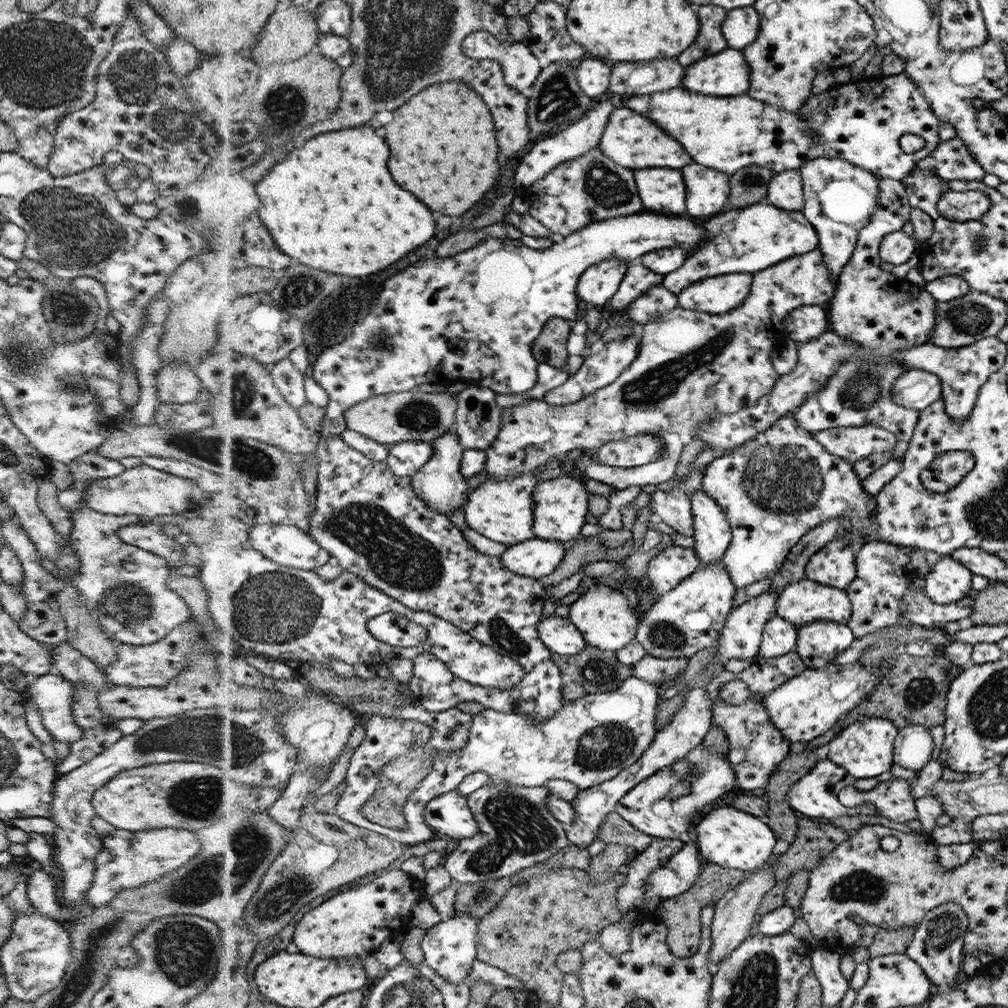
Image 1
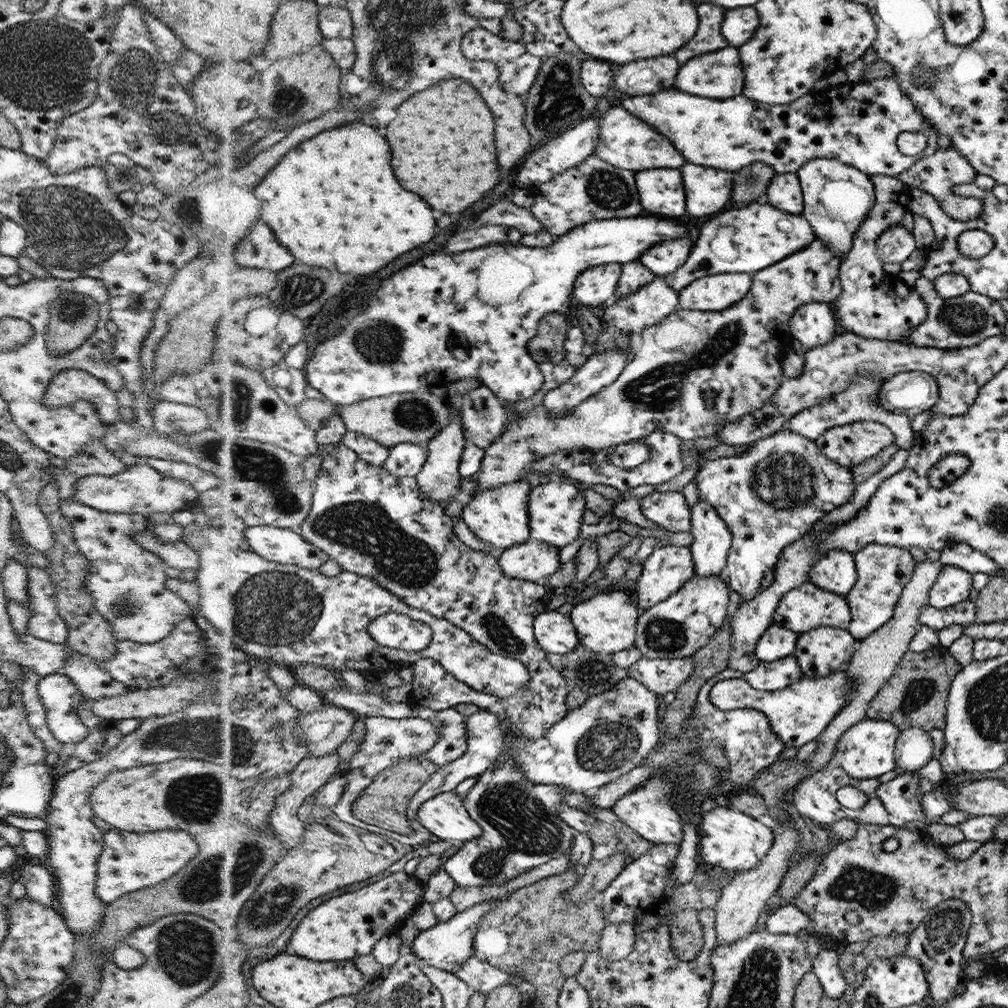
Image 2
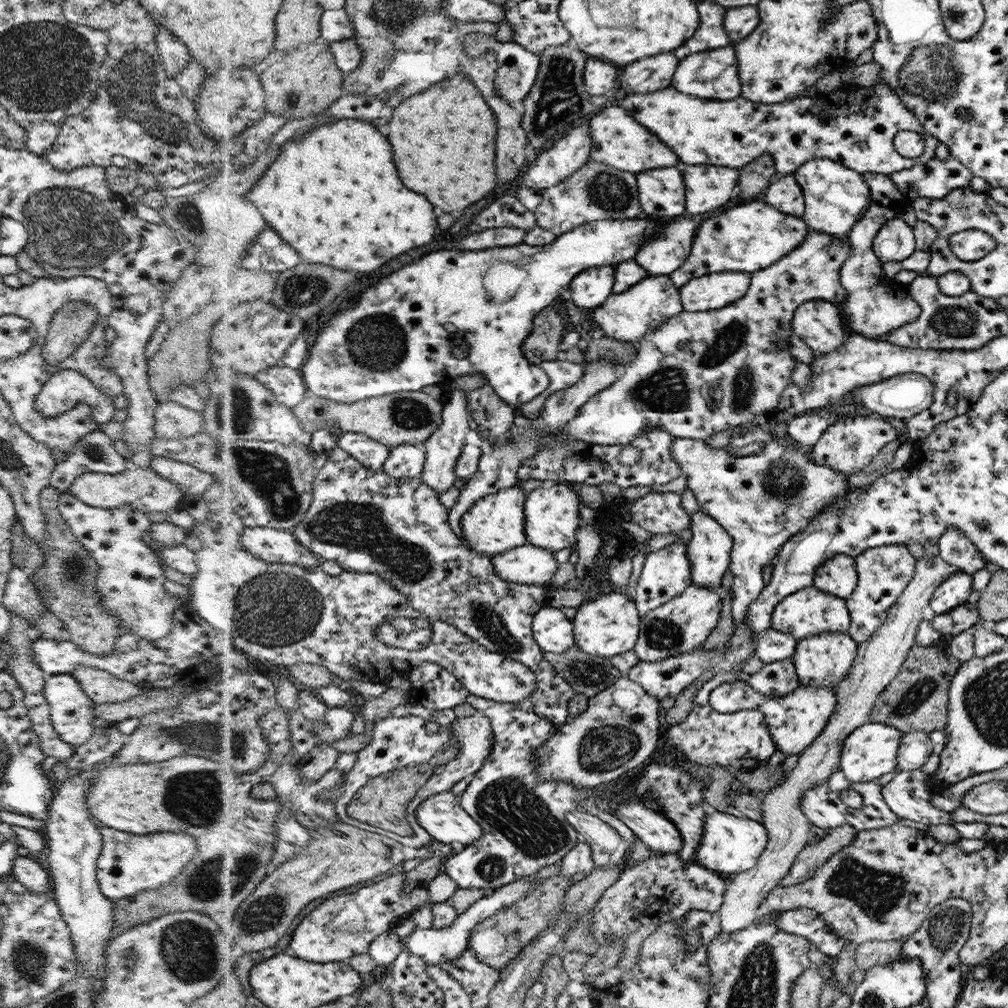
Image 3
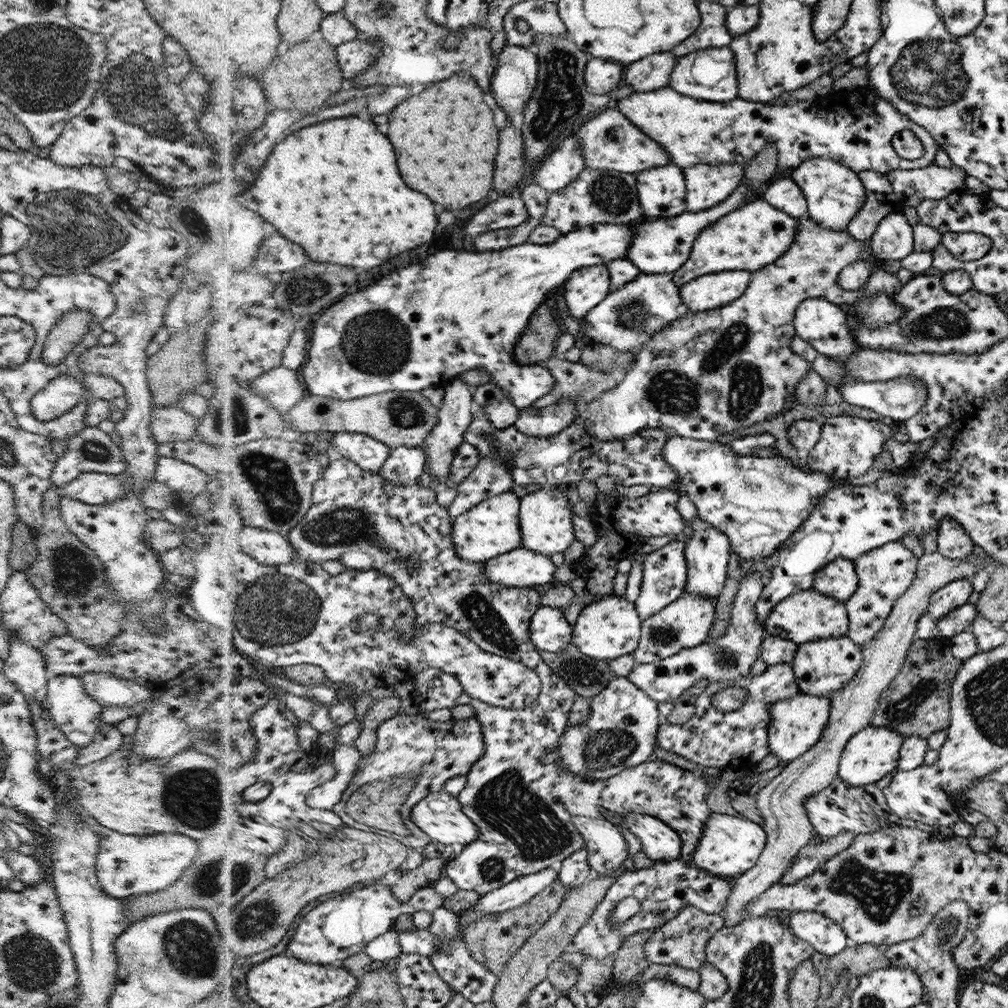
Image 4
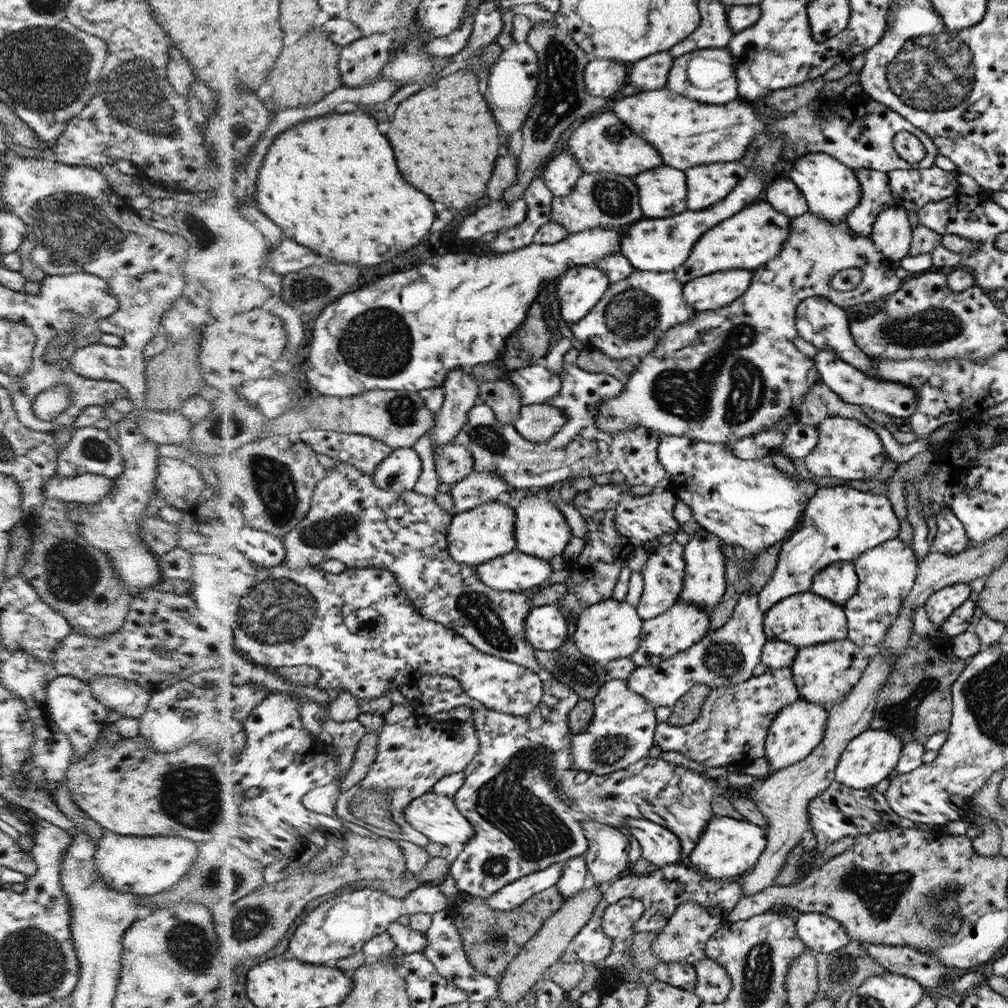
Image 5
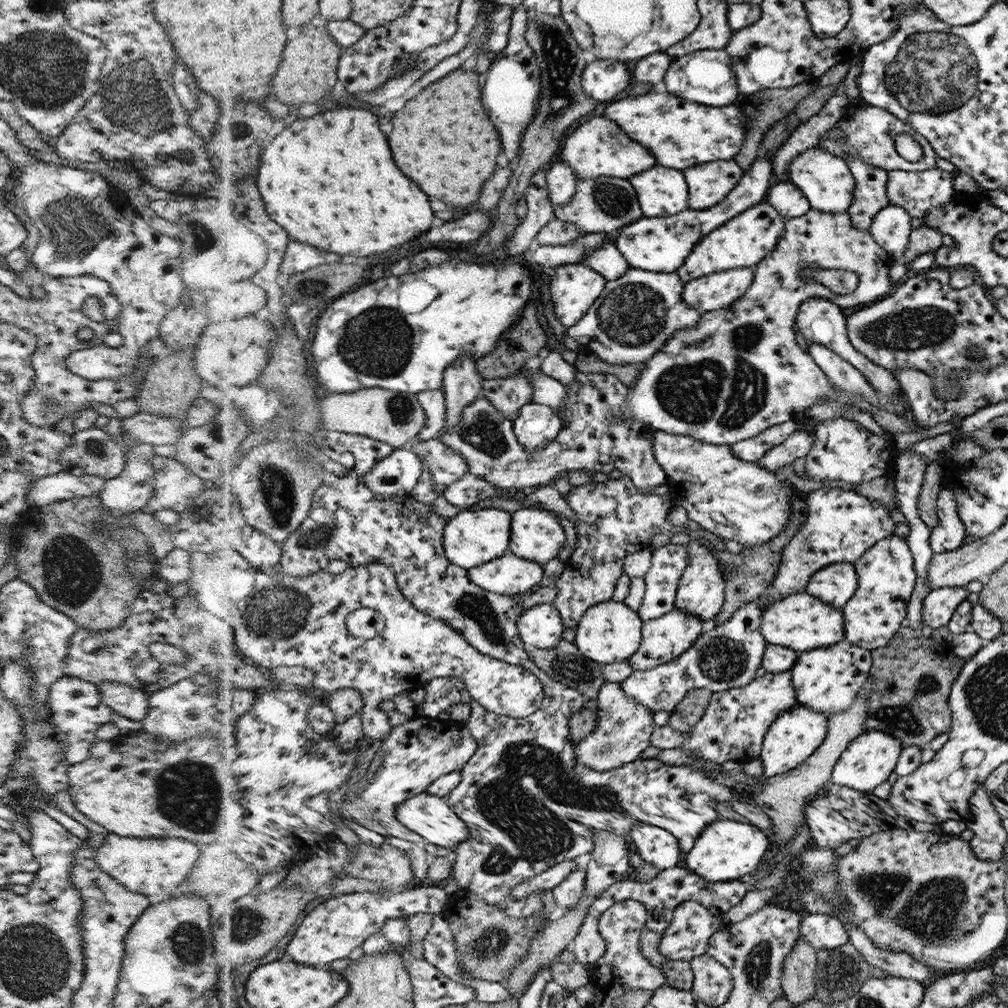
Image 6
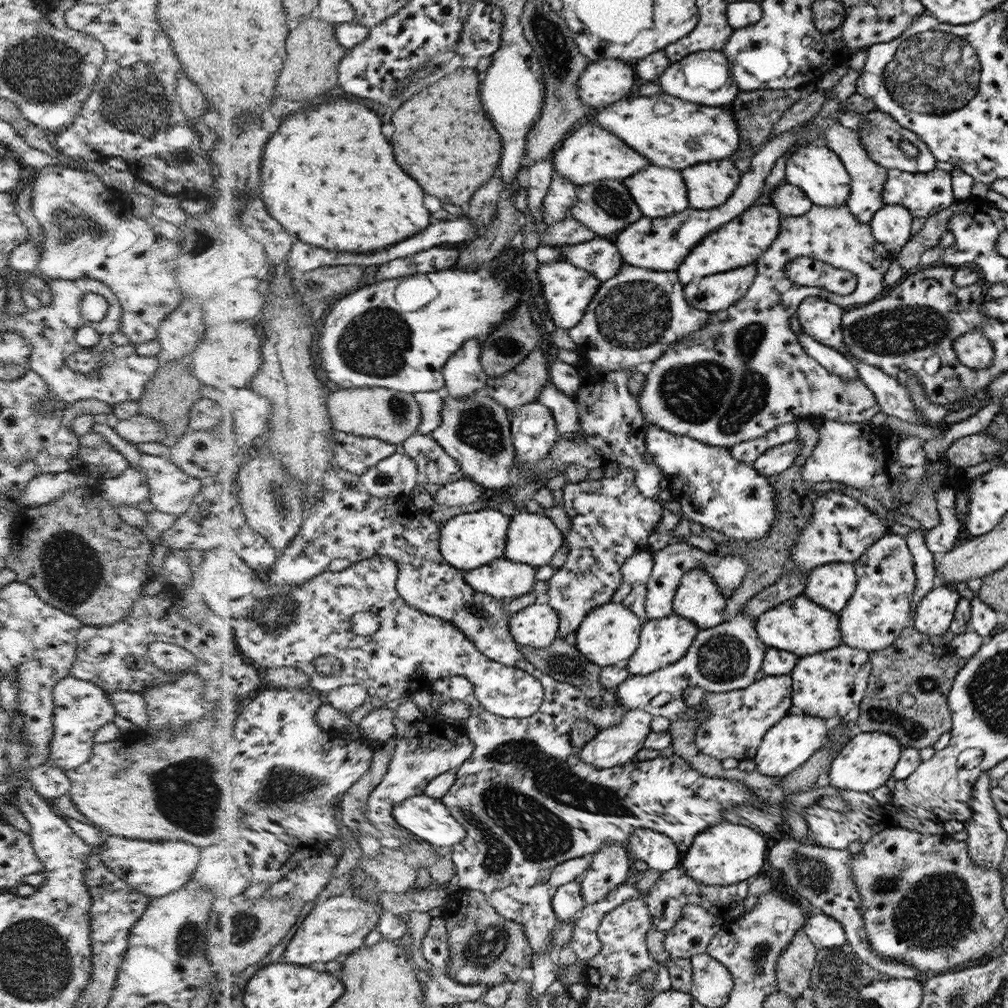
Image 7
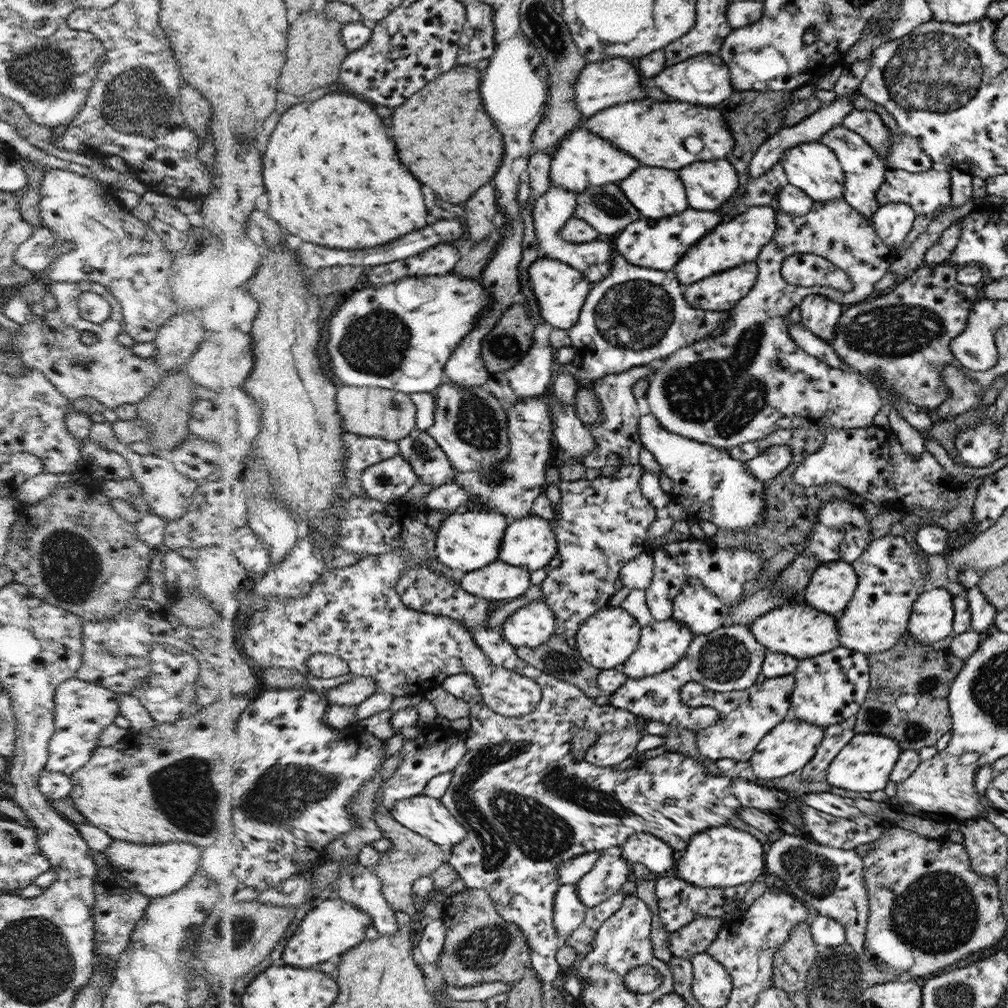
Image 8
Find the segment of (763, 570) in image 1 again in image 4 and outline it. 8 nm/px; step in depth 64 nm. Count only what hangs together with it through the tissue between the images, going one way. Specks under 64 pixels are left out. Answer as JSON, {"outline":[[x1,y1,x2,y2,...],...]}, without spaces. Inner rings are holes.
{"outline":[[670,437,664,445,662,457,678,473,676,478,680,482,678,494,690,497,692,503,696,505,697,518,712,523,716,529,726,533,738,562,770,557,774,550,777,550,784,541,788,541,805,524,810,514,817,508,818,502,837,486,834,475,810,469,808,466,802,469,780,453,767,458,743,457,742,454,734,452,731,444,722,445,718,442],[750,572,739,578,738,593,734,595,731,620,720,638,713,644,704,642,693,649,684,649,673,657,663,658,653,663,639,663,627,676,630,681,641,688,651,699,659,703,674,701,689,689,696,681,708,679,708,682,724,681,730,684,732,679,750,673,751,667,761,653,765,628,758,620,757,602,764,592,763,576,758,572]]}

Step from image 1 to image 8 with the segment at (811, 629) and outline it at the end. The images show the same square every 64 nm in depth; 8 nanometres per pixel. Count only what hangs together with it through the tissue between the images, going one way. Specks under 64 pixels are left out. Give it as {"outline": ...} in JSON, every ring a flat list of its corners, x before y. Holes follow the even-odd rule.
{"outline":[[840,646,817,657,802,659,793,673,795,685,790,710,794,710,797,719,824,728,845,721,860,712,868,696,872,684,869,672,868,655,850,650,849,647]]}

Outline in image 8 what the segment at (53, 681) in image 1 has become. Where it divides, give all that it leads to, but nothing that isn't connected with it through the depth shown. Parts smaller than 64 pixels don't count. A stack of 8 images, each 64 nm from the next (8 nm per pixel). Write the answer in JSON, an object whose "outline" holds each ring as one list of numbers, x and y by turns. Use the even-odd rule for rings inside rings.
{"outline":[[77,676,60,683,54,695,54,734,49,740,45,769,70,777,85,766,98,746,100,733,120,714,118,703,118,693,80,680]]}

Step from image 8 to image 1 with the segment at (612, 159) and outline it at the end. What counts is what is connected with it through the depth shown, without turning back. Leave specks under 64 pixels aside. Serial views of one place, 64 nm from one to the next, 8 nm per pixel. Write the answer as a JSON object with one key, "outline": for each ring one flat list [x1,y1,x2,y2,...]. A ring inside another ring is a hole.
{"outline":[[616,107,612,111,604,126,604,134,602,134,598,148,605,151,606,156,618,162,620,166,626,166,632,170,654,168,654,166,684,168,693,162,688,152,682,148,682,144,674,140,674,136,666,134,662,128,654,124,653,120,628,107]]}

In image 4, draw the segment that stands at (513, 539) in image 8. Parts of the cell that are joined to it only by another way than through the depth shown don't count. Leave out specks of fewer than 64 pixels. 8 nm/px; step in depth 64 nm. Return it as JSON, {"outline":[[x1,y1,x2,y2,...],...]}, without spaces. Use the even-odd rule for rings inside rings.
{"outline":[[543,487,535,492,527,493,521,498,521,535,524,539,522,547,538,551,551,557,556,552,564,552,574,542,574,523,572,506,562,488]]}

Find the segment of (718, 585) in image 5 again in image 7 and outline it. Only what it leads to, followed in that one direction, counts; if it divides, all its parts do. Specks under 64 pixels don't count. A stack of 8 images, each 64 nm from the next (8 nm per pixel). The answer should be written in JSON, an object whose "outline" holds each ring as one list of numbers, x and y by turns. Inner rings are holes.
{"outline":[[693,568,685,574,673,598,673,612,689,618,702,630,722,624,726,620,725,608,725,596,703,568]]}

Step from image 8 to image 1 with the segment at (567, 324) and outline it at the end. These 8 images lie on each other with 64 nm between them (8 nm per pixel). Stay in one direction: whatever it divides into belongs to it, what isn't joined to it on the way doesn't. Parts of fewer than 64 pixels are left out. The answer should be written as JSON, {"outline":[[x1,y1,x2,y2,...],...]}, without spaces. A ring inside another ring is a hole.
{"outline":[[610,259,590,266,577,282,577,296,588,306,602,305,607,308,614,294,620,289,629,263]]}

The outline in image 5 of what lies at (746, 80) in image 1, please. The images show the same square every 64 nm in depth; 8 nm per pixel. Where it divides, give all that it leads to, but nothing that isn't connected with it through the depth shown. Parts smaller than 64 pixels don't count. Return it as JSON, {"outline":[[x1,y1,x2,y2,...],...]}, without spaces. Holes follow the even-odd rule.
{"outline":[[727,47,693,50,676,58,668,72,666,88,674,94,686,94,686,98,715,105,725,105,741,98,737,91,736,63]]}

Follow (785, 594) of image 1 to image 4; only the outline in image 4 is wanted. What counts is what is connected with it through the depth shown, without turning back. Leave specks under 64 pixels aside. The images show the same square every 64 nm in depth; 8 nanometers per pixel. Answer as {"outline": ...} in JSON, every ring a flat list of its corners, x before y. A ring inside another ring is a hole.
{"outline":[[813,588,786,597,764,622,765,634,787,638,798,645,822,638,847,636,849,613,845,603]]}

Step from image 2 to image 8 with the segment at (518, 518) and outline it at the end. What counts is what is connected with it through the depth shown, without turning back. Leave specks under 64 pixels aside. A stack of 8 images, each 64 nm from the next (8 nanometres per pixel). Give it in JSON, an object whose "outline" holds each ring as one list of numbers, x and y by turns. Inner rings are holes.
{"outline":[[470,509,466,513,450,514,439,528,438,560,446,567,460,569,466,574,489,566,489,563,500,559,509,523,506,515,486,510]]}

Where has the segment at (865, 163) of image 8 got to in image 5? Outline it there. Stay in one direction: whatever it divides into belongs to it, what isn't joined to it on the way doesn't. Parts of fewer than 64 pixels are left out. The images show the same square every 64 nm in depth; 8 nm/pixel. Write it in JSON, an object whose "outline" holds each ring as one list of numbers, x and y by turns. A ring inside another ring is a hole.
{"outline":[[858,168,856,175,861,181,861,204,849,214,846,222,857,234,871,236,873,222,878,214,897,204,892,198,887,173]]}

